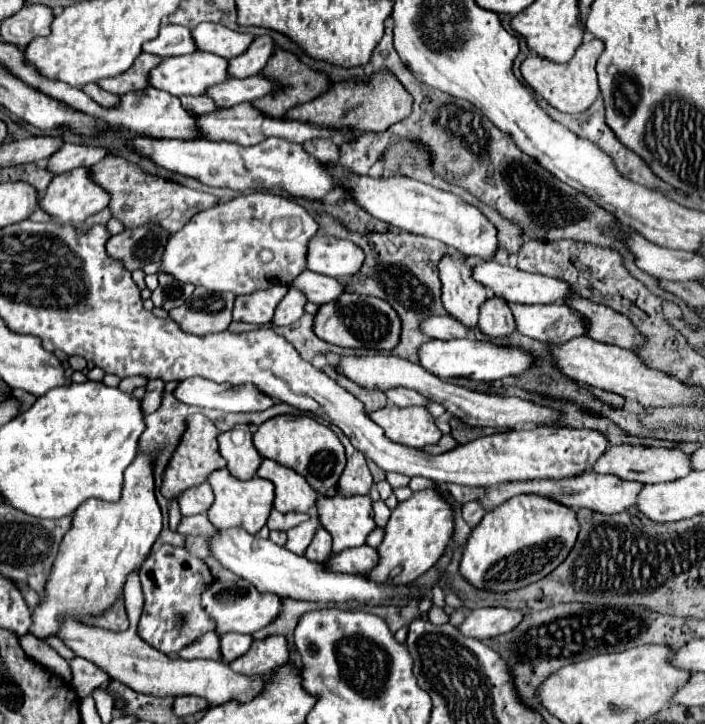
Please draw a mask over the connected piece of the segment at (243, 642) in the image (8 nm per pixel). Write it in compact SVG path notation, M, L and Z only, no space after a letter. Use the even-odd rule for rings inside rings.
M225 634L221 638L221 654L227 662L243 656L253 646L253 636L249 634Z

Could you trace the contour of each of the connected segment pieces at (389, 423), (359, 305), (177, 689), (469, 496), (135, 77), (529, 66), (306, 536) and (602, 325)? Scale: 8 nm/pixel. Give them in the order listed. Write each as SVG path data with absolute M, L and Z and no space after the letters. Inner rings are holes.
M387 404L385 408L371 412L369 418L385 430L389 440L403 446L423 450L429 444L437 444L441 438L435 418L423 406L399 408L395 404Z
M343 294L337 302L323 304L315 314L313 332L333 344L343 348L369 348L369 350L393 350L401 340L401 318L389 306L389 302L373 296Z
M61 622L61 630L57 632L57 638L69 646L75 656L83 656L97 664L101 670L105 670L113 680L119 680L127 684L129 688L153 694L153 696L181 696L181 694L195 694L205 698L211 706L223 704L227 700L239 700L247 702L257 694L265 682L265 676L249 678L233 672L229 664L215 662L215 660L183 660L183 658L169 658L166 654L151 648L147 642L143 642L137 634L137 628L125 630L125 632L113 632L105 628L97 628L83 624L83 622Z
M585 472L581 476L575 478L563 478L563 480L531 480L531 482L511 482L511 484L503 484L503 486L493 486L493 488L469 488L469 486L457 486L457 484L447 484L447 490L453 494L453 498L461 504L471 502L471 500L481 500L485 510L493 510L495 506L499 506L501 502L509 500L511 496L517 494L541 494L541 496L549 496L569 508L591 508L595 512L603 512L603 514L615 514L615 512L623 512L625 508L631 508L637 504L637 494L641 490L641 482L621 482L621 478L613 478L613 476L601 476L597 472Z
M143 52L125 74L119 74L117 78L103 78L99 86L117 96L143 90L149 84L149 70L153 70L153 66L159 66L159 62L161 62L159 56Z
M599 38L583 42L577 48L575 56L565 64L555 64L555 62L549 62L549 60L541 58L539 54L529 54L529 58L521 64L521 74L523 74L525 82L539 96L543 96L551 106L555 106L557 110L569 112L569 114L585 112L597 100L597 96L601 94L595 66L597 66L597 58L601 56L603 48L605 48L605 44L601 44Z
M313 514L307 522L303 522L301 526L295 526L293 530L287 532L287 544L285 548L289 548L295 554L303 554L305 548L309 546L309 542L313 540L313 534L319 528L319 518L317 514Z
M573 296L571 300L567 300L567 306L575 308L587 318L589 338L621 348L641 346L641 334L637 334L637 326L633 326L633 322L629 322L629 318L625 318L623 314L617 314L617 310L609 310L609 306L589 302L581 296Z

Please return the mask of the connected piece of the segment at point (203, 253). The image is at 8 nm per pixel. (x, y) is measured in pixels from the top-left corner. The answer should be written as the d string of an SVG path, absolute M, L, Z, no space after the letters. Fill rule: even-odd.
M251 192L247 196L237 196L229 202L217 204L205 212L195 214L179 232L169 238L165 246L165 256L161 268L173 274L181 282L191 282L195 286L205 286L211 292L233 292L233 294L253 294L257 290L267 290L275 284L289 284L301 270L305 270L305 250L309 238L319 232L319 224L313 216L295 200L271 194L271 192ZM261 250L271 250L273 258L269 262L261 260Z

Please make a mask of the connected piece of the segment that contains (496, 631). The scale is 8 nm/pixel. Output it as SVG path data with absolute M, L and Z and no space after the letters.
M477 608L471 610L465 622L459 626L459 630L465 636L471 638L495 638L505 634L507 630L513 630L513 626L521 624L521 618L525 618L523 612L519 610L509 610L509 608Z

